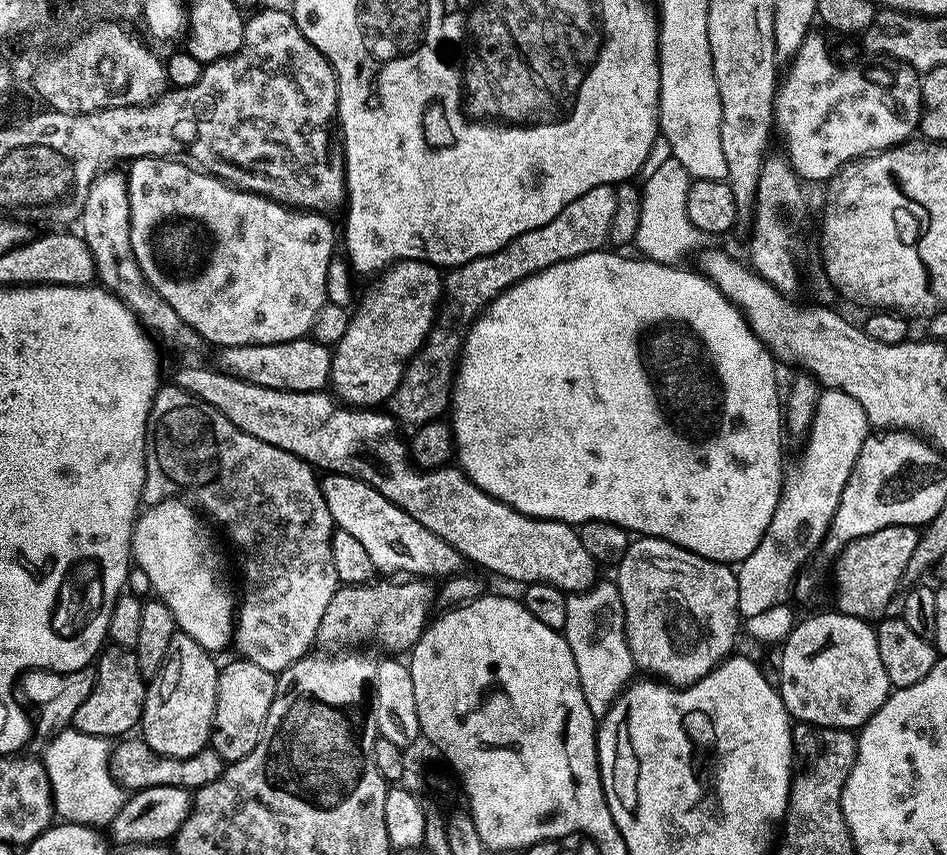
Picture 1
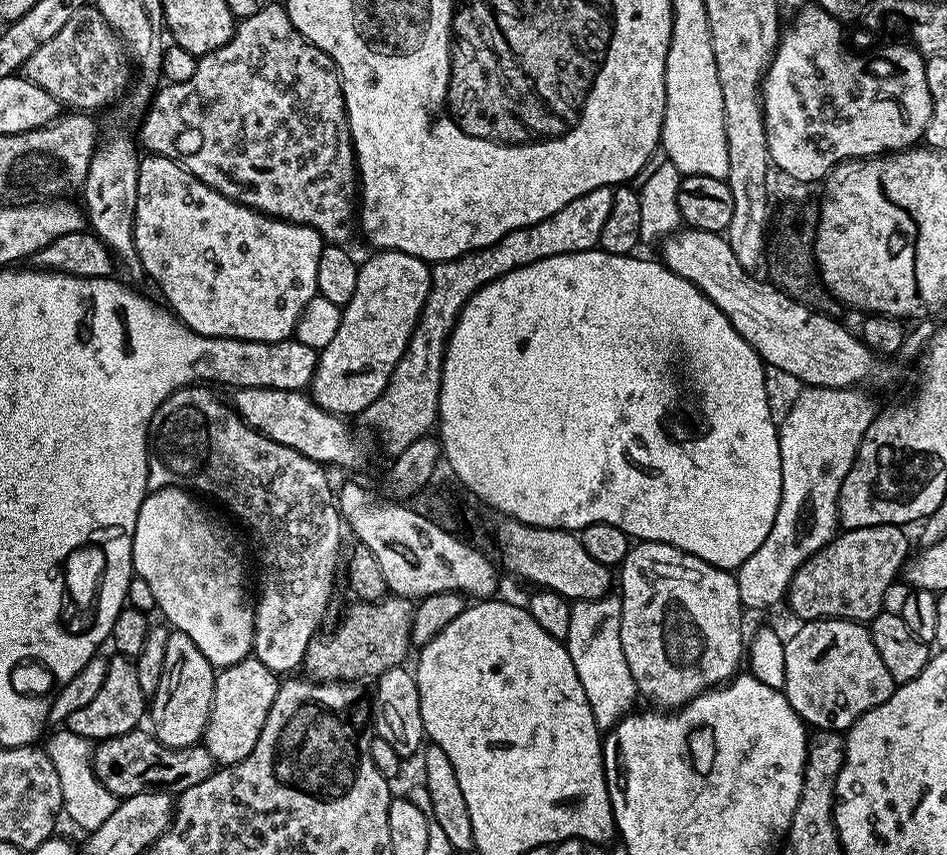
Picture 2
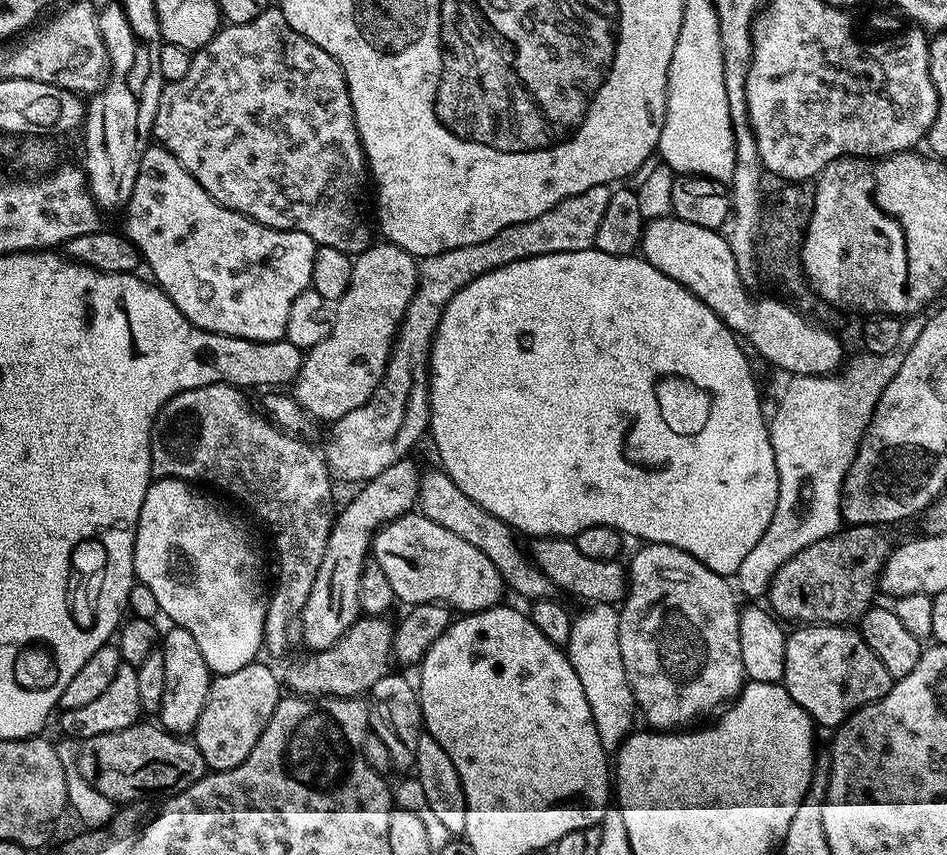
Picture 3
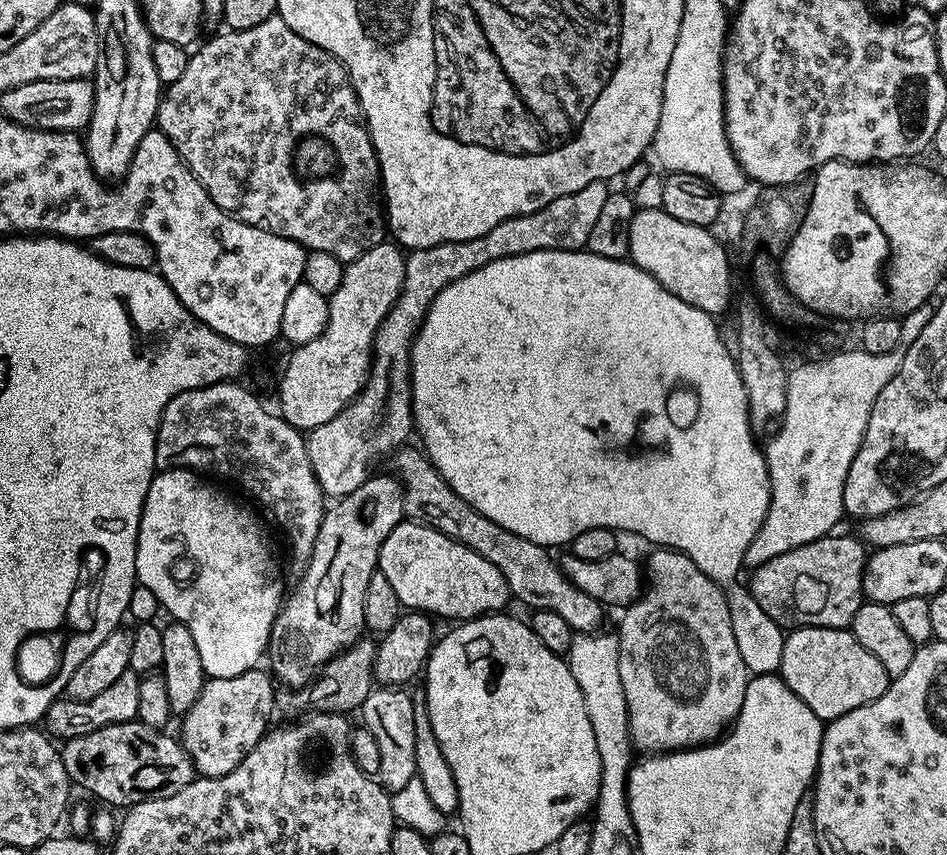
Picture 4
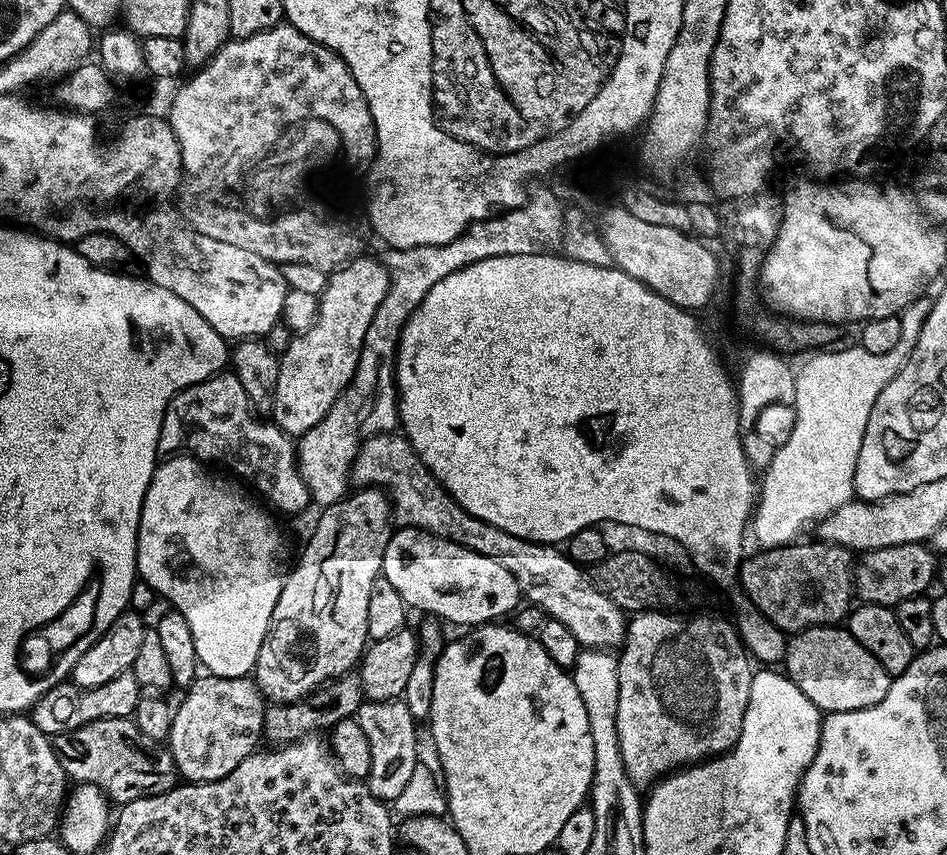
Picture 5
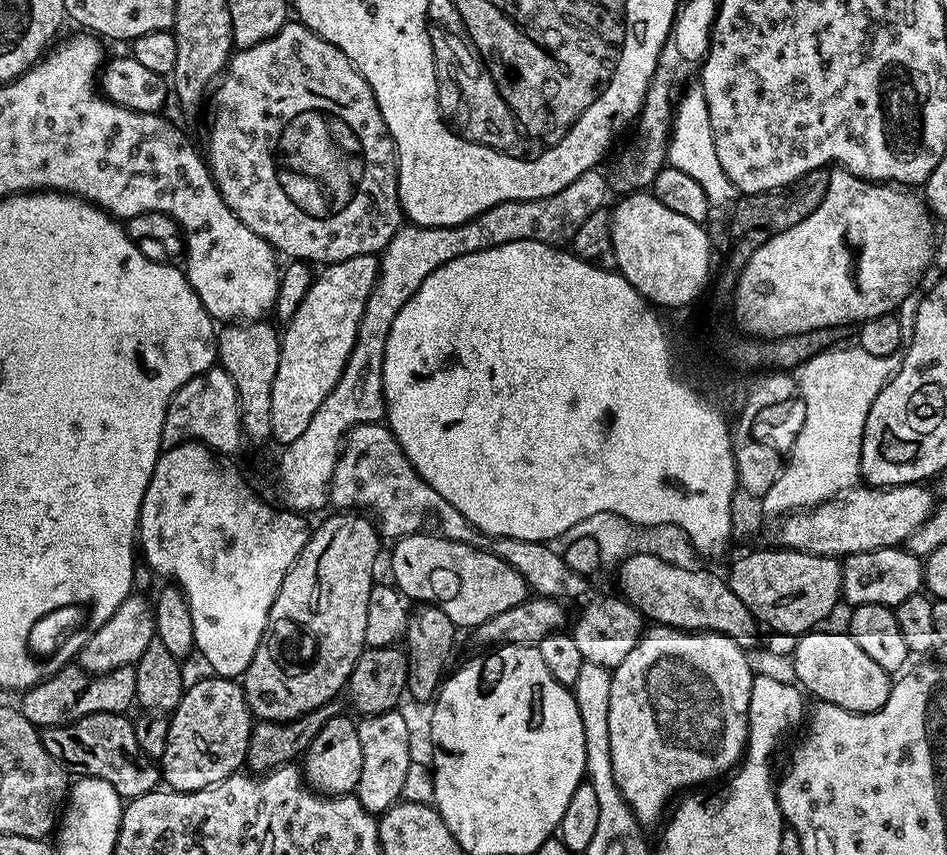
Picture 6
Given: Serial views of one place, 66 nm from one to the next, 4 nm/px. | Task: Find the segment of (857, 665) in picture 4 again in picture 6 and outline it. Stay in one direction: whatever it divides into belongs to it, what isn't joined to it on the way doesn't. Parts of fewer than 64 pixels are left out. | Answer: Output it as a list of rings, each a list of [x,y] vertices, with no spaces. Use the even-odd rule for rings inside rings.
[[[824,630],[804,633],[797,639],[796,649],[792,651],[790,663],[796,671],[799,687],[809,697],[816,696],[812,698],[817,701],[842,706],[851,712],[873,712],[882,707],[893,686],[890,674],[862,651],[847,631],[820,631]]]

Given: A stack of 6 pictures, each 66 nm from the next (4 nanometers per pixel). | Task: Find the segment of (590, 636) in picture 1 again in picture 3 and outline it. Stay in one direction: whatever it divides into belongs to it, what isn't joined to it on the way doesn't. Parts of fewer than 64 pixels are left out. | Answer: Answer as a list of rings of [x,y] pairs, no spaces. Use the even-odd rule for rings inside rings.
[[[593,604],[585,609],[572,621],[566,655],[570,666],[574,666],[574,674],[578,674],[578,682],[582,682],[582,694],[586,694],[600,745],[605,752],[612,754],[619,748],[620,741],[633,731],[632,723],[638,720],[638,709],[630,690],[626,666],[622,666],[622,650],[618,646],[619,611],[610,604]]]

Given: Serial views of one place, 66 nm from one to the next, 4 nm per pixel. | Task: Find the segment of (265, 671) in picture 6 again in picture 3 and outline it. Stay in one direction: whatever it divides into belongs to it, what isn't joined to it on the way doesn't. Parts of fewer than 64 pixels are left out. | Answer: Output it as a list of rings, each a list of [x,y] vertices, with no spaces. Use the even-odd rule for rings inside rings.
[[[412,458],[399,460],[394,466],[382,470],[382,474],[359,485],[355,489],[356,497],[341,512],[339,509],[335,513],[326,554],[322,554],[322,566],[318,566],[318,578],[314,578],[310,598],[306,598],[306,606],[298,621],[299,639],[300,636],[304,639],[308,650],[321,652],[334,646],[334,642],[338,642],[361,615],[358,582],[369,559],[373,539],[389,520],[409,515],[417,507],[421,471],[421,465],[416,465]]]

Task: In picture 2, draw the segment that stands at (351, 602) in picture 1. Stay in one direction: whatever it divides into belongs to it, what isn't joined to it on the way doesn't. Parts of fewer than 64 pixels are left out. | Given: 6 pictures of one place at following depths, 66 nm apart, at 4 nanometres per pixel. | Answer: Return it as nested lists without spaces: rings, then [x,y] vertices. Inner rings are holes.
[[[391,594],[374,602],[352,602],[344,612],[344,617],[333,626],[332,632],[321,631],[313,636],[310,646],[306,646],[306,654],[302,665],[303,671],[317,682],[364,682],[364,679],[375,678],[386,670],[401,667],[408,656],[408,648],[412,643],[412,619],[416,604],[407,596]]]

